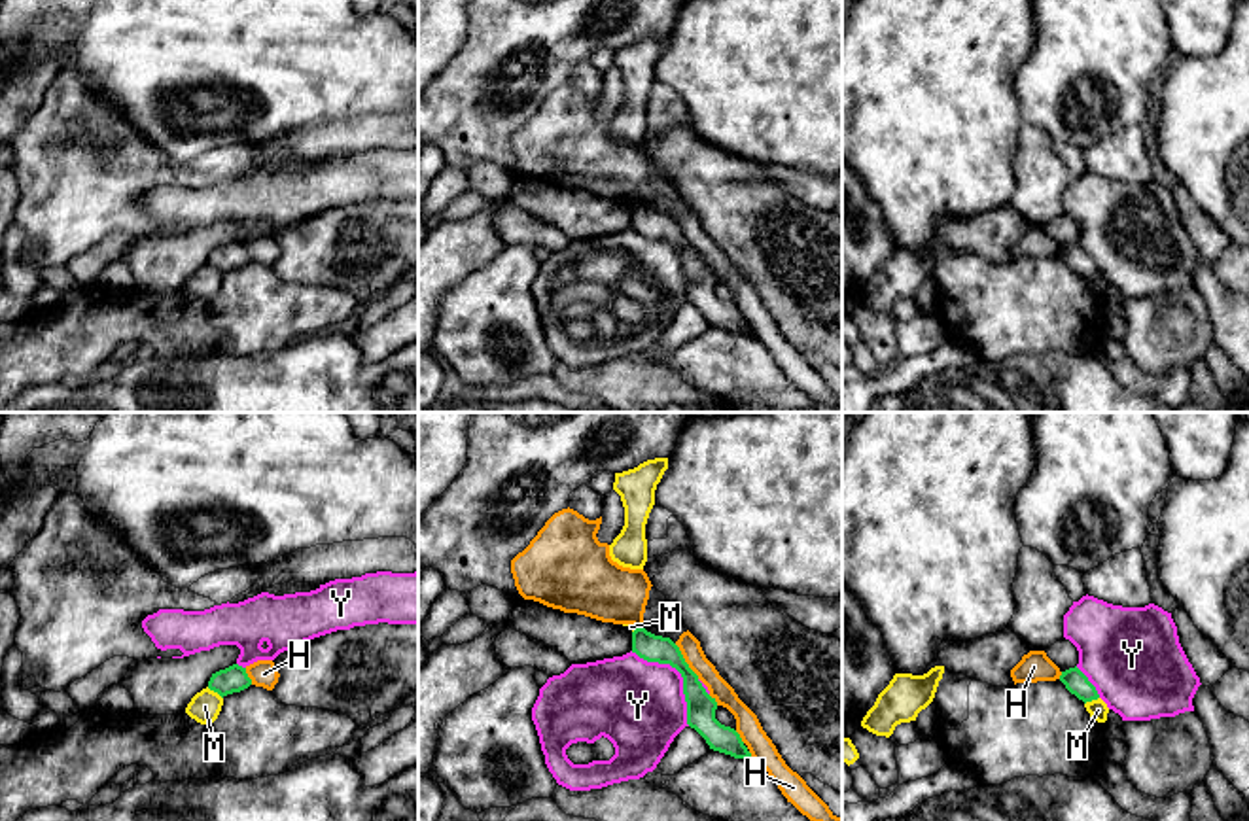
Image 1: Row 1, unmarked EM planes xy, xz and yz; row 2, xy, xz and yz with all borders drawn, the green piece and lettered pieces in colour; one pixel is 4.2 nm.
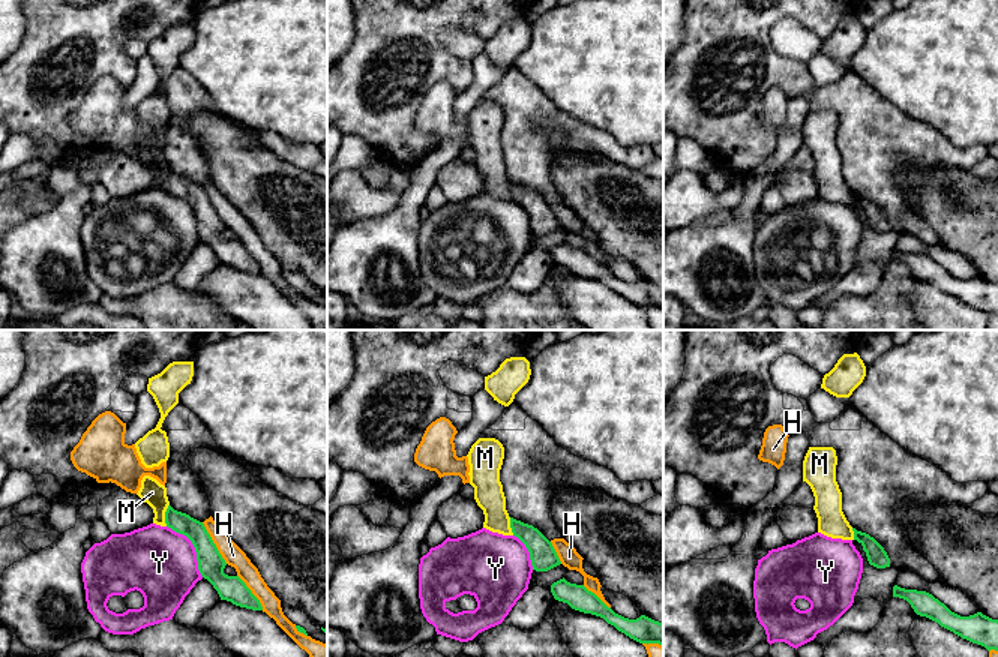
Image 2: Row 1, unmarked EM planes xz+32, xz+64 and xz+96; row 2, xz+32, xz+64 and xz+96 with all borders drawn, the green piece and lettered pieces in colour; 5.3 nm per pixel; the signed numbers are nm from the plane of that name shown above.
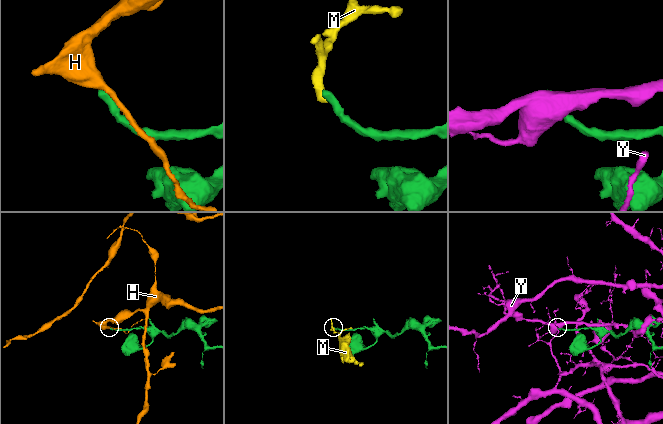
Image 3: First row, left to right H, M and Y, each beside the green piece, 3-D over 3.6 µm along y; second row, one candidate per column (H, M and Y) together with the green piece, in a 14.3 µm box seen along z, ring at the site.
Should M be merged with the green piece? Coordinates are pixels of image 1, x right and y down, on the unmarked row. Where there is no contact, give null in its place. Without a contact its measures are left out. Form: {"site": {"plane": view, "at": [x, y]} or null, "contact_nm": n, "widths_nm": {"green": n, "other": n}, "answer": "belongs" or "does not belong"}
{"site": {"plane": "xy", "at": [214, 267]}, "contact_nm": 90, "widths_nm": {"green": 110, "other": 140}, "answer": "does not belong"}

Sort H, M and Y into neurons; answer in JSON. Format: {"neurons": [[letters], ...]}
{"neurons": [["H"], ["M"], ["Y"]]}

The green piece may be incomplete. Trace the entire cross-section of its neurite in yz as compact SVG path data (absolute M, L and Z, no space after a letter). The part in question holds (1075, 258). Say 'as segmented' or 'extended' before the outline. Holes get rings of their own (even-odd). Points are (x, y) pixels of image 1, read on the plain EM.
as segmented; M1077 242L1062 248L1060 257L1071 271L1075 271L1084 280L1099 274L1096 263Z

